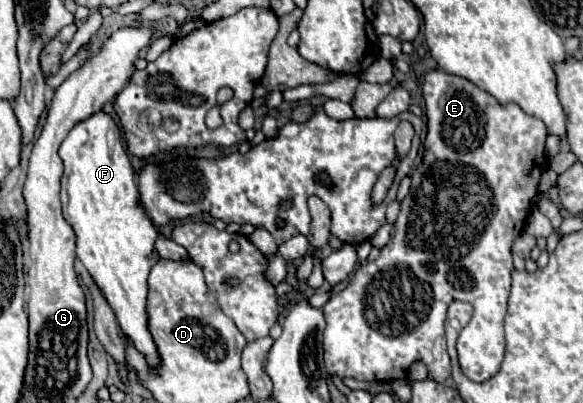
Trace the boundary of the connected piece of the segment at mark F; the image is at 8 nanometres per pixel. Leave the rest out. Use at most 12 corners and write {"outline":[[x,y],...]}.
{"outline":[[117,124],[59,156],[77,258],[155,370],[147,276],[159,234]]}

